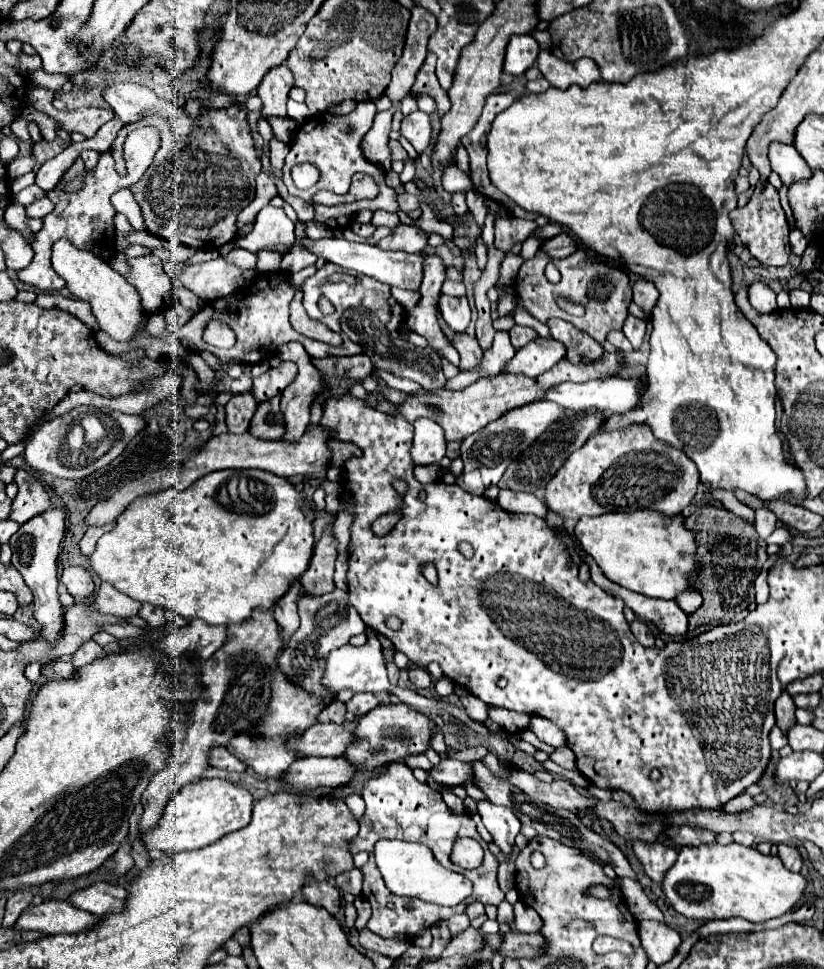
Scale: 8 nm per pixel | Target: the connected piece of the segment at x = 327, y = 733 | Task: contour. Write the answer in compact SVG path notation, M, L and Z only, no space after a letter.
M318 723L310 727L298 741L292 741L290 747L296 749L300 757L328 757L342 755L352 739L354 731L344 725Z

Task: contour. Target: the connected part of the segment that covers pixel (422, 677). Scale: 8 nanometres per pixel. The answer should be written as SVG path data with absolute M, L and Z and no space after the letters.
M412 667L410 669L410 681L418 687L418 689L428 689L432 685L432 677L426 669L420 669L420 667Z

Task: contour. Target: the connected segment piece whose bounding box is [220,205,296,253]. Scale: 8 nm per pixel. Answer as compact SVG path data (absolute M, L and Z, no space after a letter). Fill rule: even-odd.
M266 205L256 215L254 231L246 237L240 237L236 243L228 243L220 249L220 253L228 253L230 247L242 247L246 251L258 251L260 247L276 247L284 251L294 241L294 221L290 221L282 207Z

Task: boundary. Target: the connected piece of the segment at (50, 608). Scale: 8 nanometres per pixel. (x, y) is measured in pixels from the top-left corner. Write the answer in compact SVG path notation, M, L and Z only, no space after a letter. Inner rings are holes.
M50 507L46 513L36 515L28 523L24 523L12 537L12 565L18 569L18 573L24 577L26 585L30 587L34 595L34 617L40 623L40 639L48 641L50 645L56 645L56 641L62 637L64 631L64 609L58 601L58 571L56 561L60 553L60 541L64 537L64 525L66 525L66 513L64 509Z

